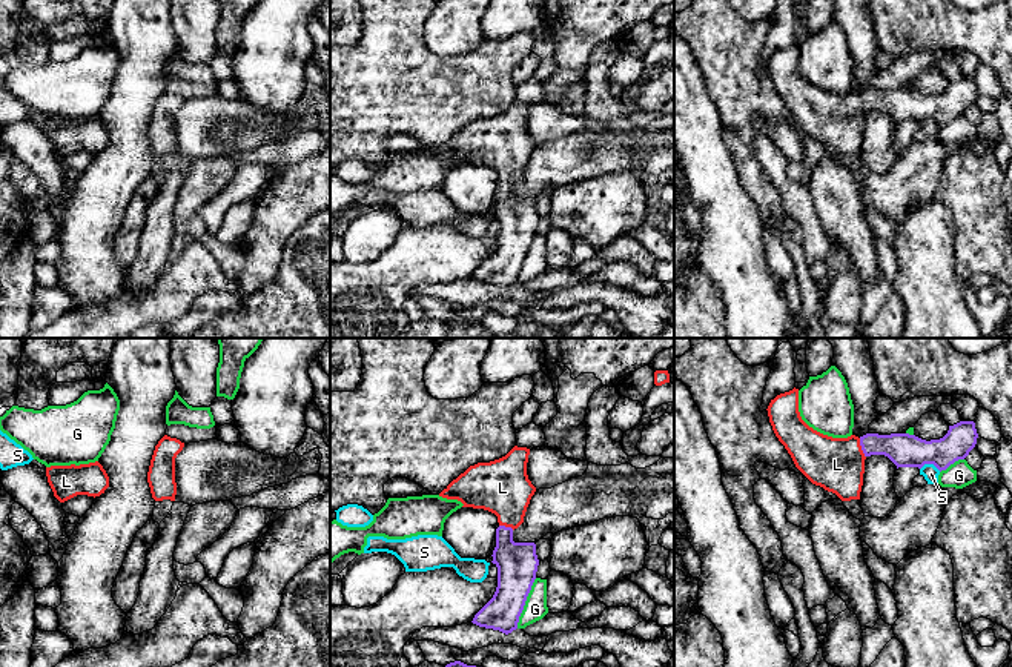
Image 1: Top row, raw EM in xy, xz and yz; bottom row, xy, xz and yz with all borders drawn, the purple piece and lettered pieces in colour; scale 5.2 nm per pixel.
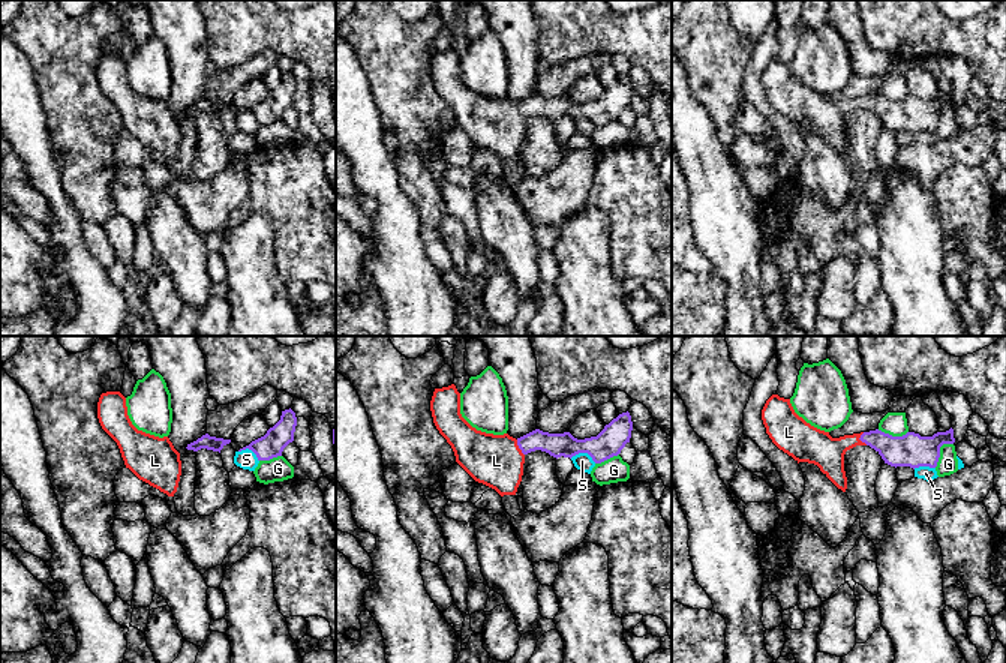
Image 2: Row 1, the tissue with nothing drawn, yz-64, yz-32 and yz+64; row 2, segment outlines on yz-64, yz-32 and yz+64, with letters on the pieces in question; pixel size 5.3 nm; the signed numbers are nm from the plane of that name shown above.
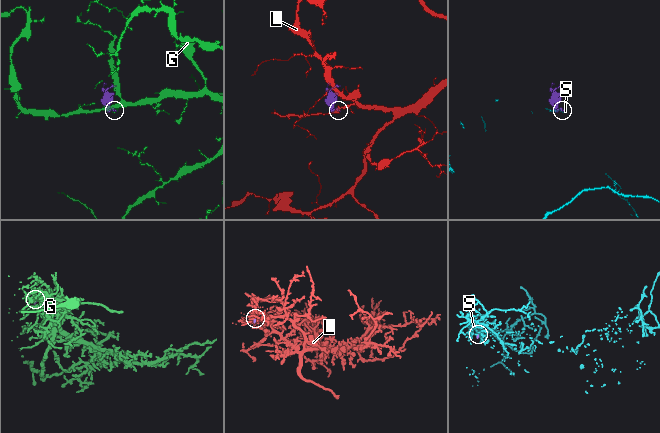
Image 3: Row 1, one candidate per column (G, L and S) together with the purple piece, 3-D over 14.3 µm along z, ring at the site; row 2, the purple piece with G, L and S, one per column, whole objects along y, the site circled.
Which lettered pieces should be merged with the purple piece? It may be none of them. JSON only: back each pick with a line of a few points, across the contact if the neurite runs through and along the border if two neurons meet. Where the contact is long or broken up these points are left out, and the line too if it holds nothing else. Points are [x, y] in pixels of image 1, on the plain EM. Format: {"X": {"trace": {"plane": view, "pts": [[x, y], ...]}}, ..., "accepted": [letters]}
{"L": {"trace": {"plane": "yz", "pts": [[905, 106], [896, 102], [862, 103], [853, 106], [837, 120]]}}, "accepted": ["L"]}

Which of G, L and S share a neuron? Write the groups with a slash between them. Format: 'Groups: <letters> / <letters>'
Groups: G / L / S

